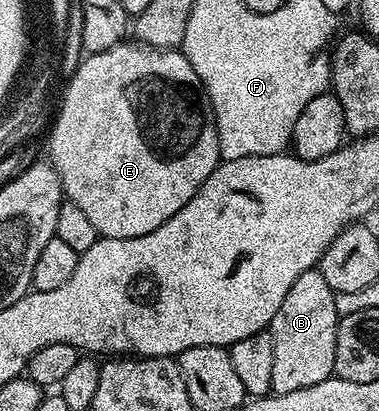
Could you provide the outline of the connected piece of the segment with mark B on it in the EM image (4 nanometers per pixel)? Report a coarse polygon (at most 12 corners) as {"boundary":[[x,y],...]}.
{"boundary":[[316,268],[270,327],[271,393],[333,377],[336,295]]}

